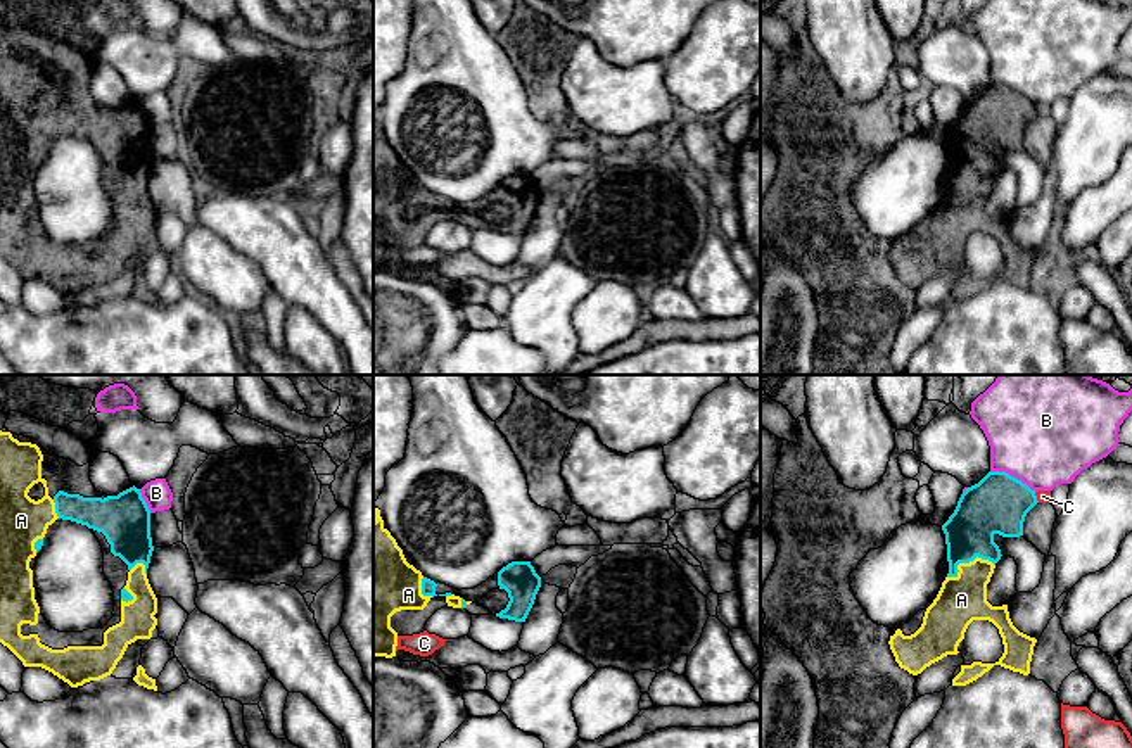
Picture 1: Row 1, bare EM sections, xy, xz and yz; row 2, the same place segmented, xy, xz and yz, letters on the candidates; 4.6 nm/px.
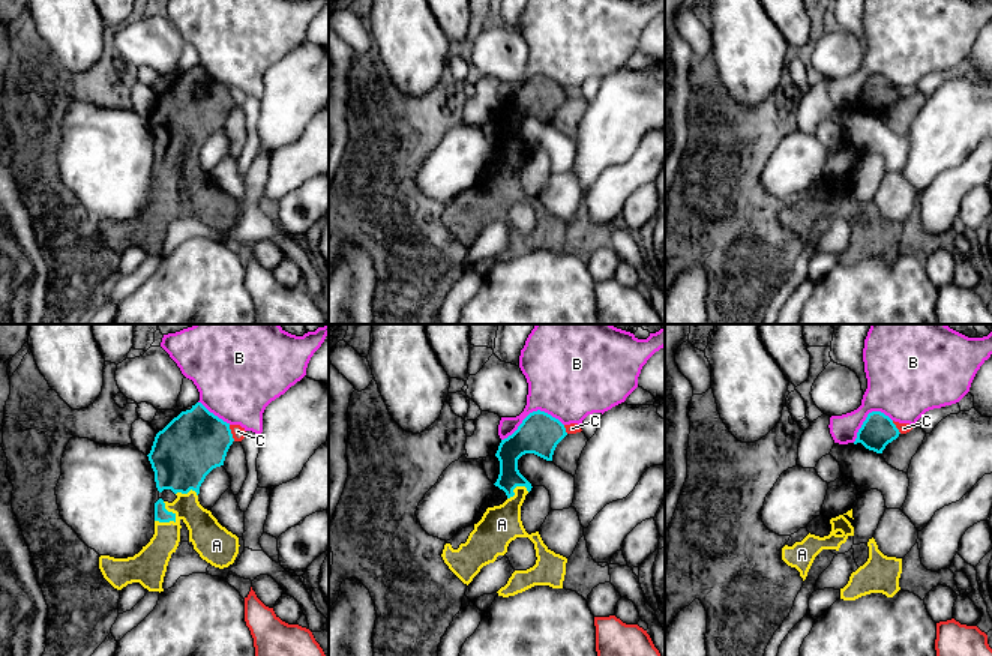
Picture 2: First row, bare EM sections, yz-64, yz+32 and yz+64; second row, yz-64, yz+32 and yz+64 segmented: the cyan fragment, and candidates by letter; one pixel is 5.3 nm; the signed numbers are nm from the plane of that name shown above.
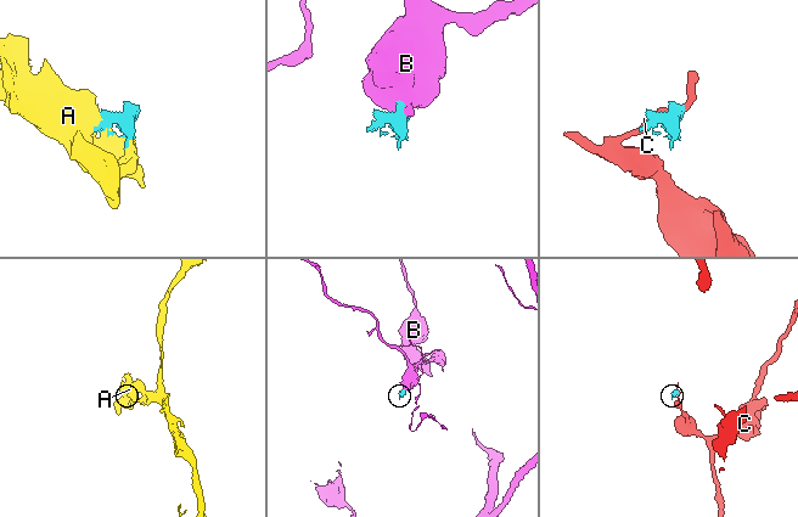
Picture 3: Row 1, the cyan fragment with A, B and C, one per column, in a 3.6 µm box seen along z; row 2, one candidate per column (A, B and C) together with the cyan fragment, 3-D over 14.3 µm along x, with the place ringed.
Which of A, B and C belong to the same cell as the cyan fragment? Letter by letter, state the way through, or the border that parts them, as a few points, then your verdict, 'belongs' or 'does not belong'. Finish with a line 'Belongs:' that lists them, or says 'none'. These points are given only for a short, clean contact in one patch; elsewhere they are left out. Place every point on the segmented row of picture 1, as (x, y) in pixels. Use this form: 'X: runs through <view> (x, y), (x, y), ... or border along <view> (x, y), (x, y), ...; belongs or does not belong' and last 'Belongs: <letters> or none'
A: belongs
B: border along yz (991, 470), (1004, 470), (1036, 491); does not belong
C: border along yz (1034, 493), (1039, 501); does not belong
Belongs: A

